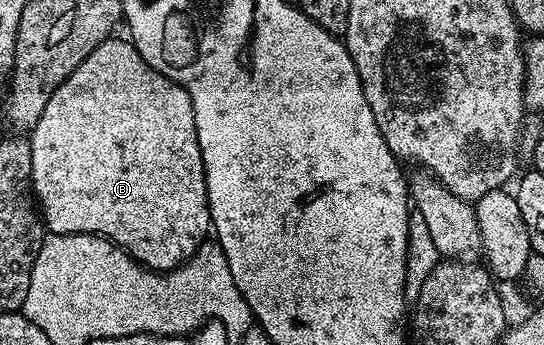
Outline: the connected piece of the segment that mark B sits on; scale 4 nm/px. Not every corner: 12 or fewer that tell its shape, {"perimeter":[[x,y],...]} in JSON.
{"perimeter":[[110,36],[31,131],[49,234],[211,234],[191,96]]}

